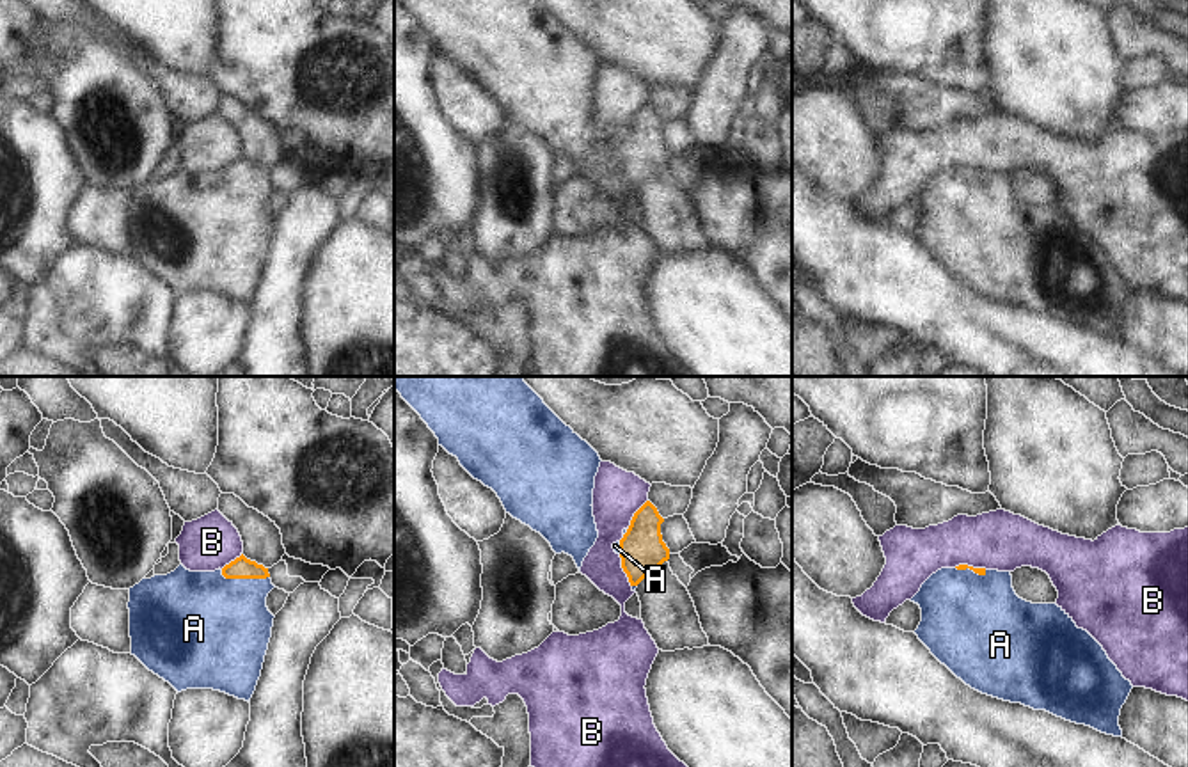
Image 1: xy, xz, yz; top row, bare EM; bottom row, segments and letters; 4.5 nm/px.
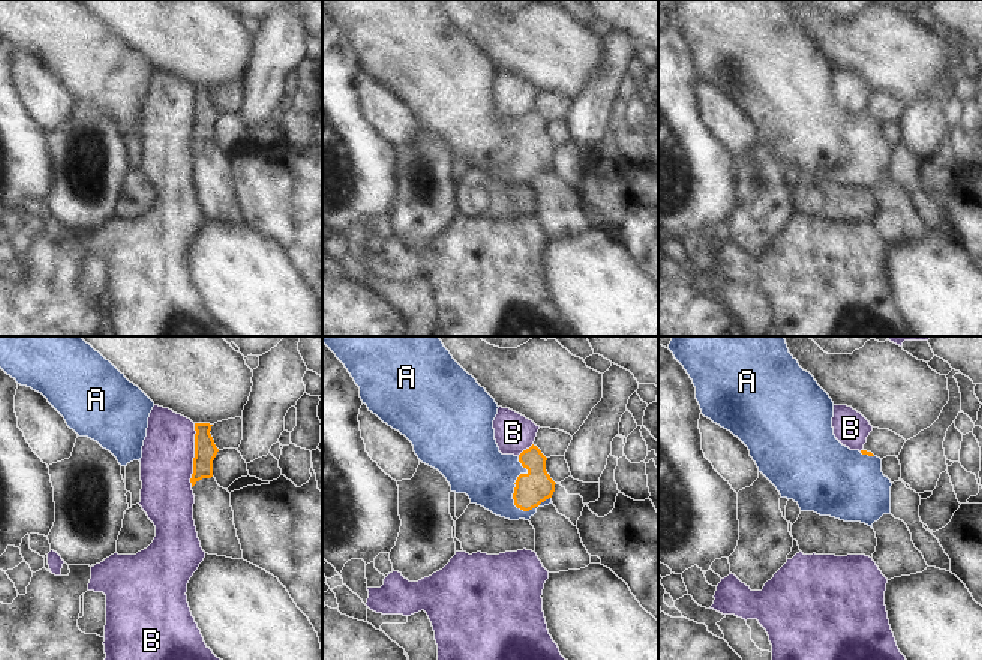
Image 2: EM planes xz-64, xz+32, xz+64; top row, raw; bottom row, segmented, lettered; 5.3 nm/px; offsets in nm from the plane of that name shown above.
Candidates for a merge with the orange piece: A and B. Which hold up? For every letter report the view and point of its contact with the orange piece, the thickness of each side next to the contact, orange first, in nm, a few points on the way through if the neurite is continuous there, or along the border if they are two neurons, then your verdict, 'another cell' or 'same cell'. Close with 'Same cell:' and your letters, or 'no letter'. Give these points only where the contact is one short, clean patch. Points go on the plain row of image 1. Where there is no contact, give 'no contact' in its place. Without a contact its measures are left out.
A: meets orange in xy at (244, 180); 100 nm thick on the orange side, 460 nm on the other; runs through xy (240, 171), (244, 180), (221, 229); same cell
B: meets orange in xz at (624, 173); 200 nm thick on the orange side, 170 nm on the other; another cell
Same cell: A

